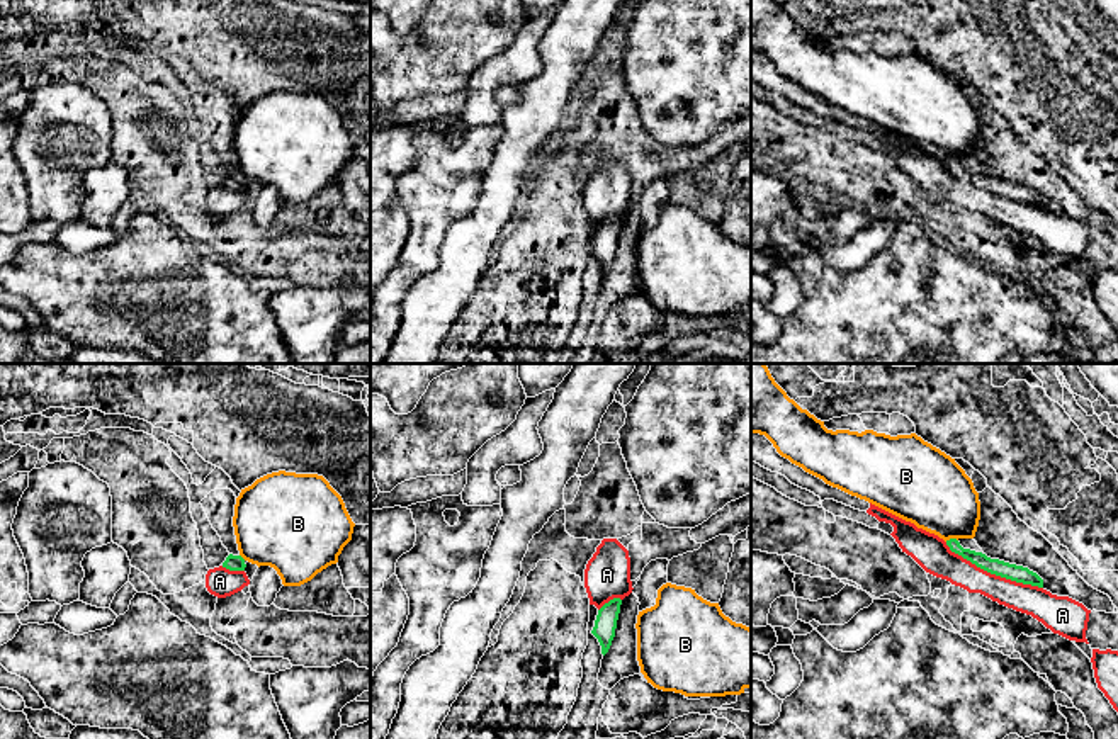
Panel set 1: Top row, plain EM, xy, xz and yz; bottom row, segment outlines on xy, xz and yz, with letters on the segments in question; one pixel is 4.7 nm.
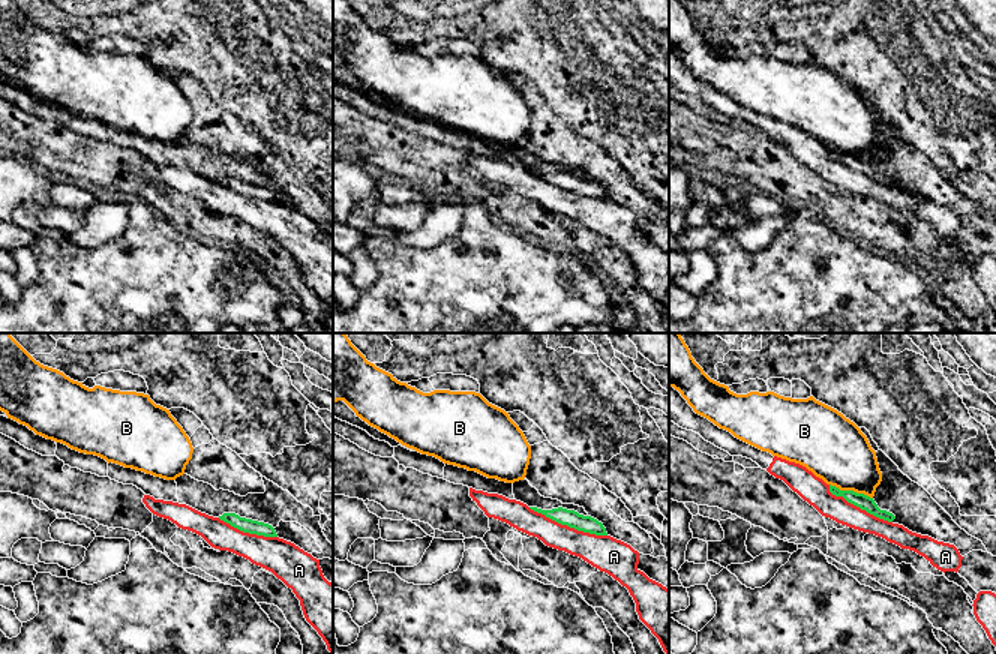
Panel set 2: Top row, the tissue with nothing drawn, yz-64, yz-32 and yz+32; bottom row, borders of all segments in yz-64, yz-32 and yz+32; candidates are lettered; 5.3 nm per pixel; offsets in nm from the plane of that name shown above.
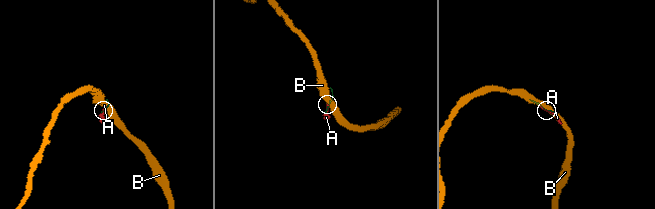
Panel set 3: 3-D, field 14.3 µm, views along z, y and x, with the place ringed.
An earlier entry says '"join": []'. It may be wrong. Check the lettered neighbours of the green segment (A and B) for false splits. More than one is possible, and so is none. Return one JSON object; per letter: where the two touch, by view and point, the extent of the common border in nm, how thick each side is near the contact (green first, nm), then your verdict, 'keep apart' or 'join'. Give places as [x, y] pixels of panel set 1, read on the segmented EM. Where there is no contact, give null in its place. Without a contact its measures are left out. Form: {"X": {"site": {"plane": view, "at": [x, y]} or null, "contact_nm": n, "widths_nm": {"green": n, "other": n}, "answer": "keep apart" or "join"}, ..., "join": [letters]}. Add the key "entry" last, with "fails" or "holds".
{"A": {"site": {"plane": "yz", "at": [993, 573]}, "contact_nm": 500, "widths_nm": {"green": 80, "other": 140}, "answer": "keep apart"}, "B": {"site": {"plane": "yz", "at": [950, 539]}, "contact_nm": 60, "widths_nm": {"green": 80, "other": 360}, "answer": "keep apart"}, "join": [], "entry": "holds"}

